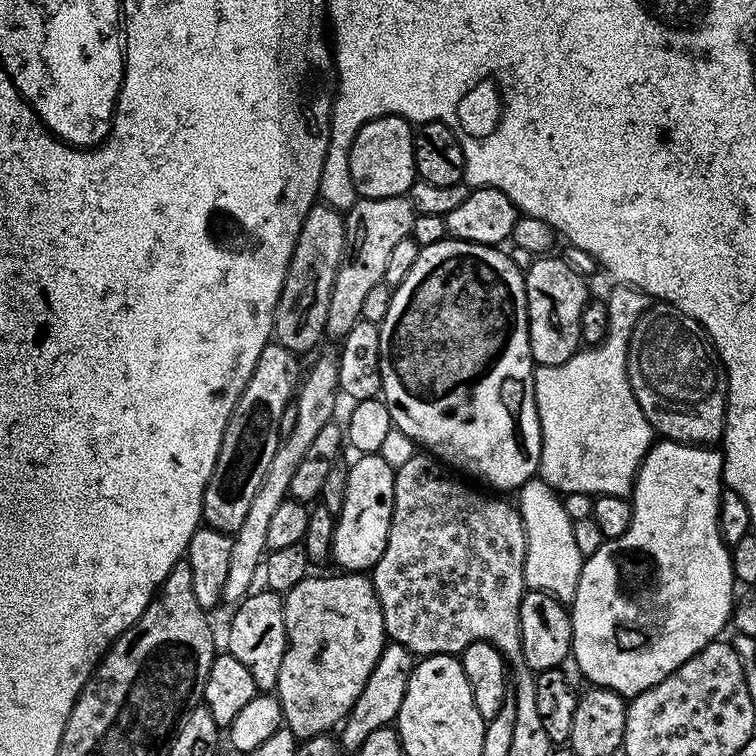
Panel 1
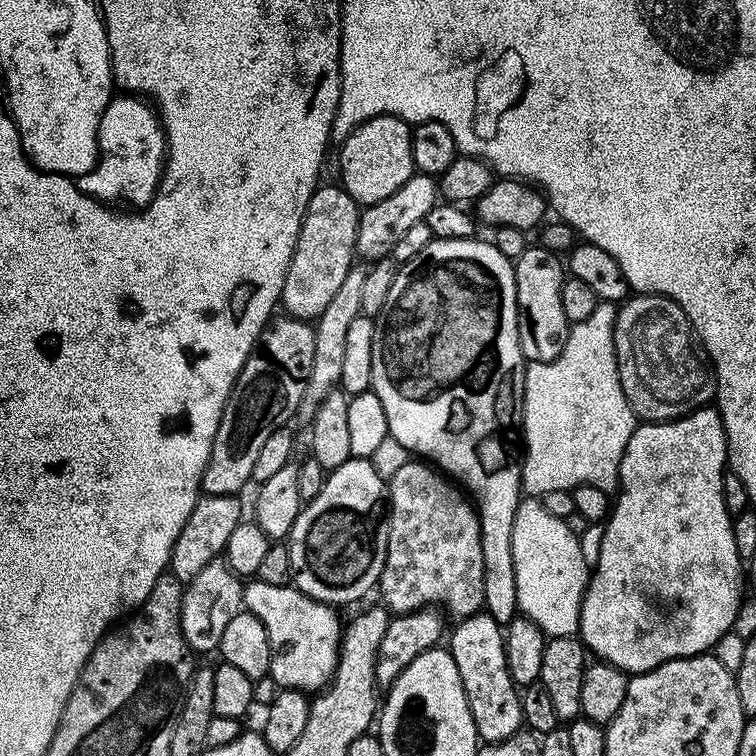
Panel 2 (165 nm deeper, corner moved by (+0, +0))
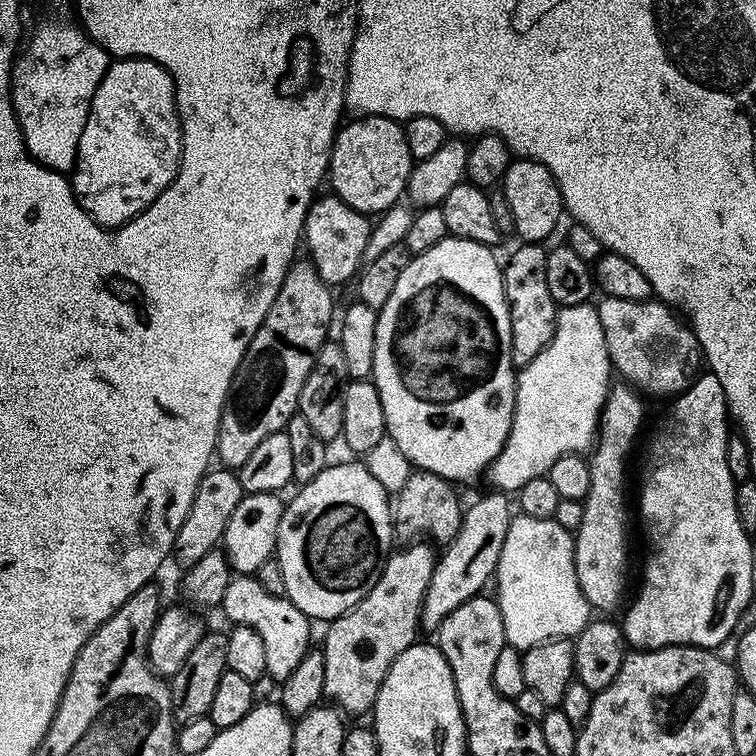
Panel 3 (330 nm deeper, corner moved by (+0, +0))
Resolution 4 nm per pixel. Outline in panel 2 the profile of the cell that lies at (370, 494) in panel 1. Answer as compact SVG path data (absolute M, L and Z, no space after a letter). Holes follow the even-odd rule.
M353 458L342 462L342 466L331 469L324 477L324 485L322 490L318 490L318 498L307 501L301 507L298 518L294 522L294 526L288 531L286 543L290 550L290 566L292 567L292 584L299 592L305 592L310 598L320 600L323 604L331 604L333 606L341 606L340 604L352 604L355 600L360 600L368 591L375 589L380 583L380 575L384 569L386 562L386 554L388 553L388 513L390 505L388 503L388 489L386 482L378 474L378 470L374 470L371 459Z

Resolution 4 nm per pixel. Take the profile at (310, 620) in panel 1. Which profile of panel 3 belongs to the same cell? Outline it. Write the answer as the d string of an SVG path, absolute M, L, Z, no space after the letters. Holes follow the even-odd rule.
M233 575L229 579L226 594L219 607L232 619L233 625L241 624L253 628L261 636L262 642L266 642L266 673L269 677L273 676L273 681L285 680L290 670L294 670L294 666L302 662L302 658L313 643L314 624L310 617L302 610L298 610L298 606L291 604L287 596L275 596L266 591L256 581L255 575Z

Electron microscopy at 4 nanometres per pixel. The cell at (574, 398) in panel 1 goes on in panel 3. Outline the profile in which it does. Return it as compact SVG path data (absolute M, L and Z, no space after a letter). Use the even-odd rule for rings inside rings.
M589 302L578 306L560 308L556 314L556 329L542 354L534 358L516 377L516 409L512 429L504 448L488 467L486 480L493 489L505 494L519 492L530 478L547 476L550 466L571 452L587 453L593 447L600 427L600 411L608 397L614 369L606 350L606 334L602 334L602 322L598 319L596 304Z

